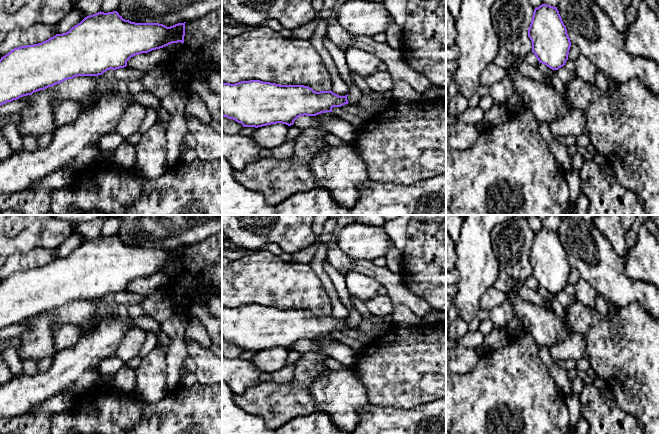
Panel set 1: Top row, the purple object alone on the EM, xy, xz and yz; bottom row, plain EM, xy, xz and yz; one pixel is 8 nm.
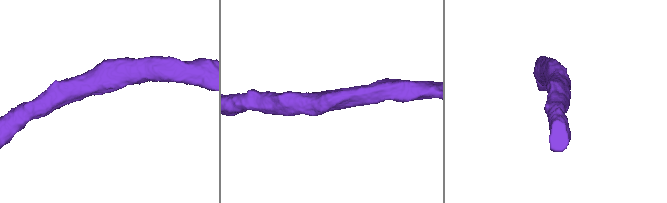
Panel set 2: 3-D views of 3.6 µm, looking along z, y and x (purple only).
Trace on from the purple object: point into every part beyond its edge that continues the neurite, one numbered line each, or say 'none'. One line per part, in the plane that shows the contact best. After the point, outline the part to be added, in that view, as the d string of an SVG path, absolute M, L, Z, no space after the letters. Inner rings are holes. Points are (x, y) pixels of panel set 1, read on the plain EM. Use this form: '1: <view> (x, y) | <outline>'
none

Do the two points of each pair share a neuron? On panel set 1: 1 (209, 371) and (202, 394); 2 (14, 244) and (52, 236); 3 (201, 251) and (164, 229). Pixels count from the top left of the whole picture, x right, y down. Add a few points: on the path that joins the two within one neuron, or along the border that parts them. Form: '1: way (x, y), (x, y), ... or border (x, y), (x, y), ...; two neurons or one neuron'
1: border (196, 381), (201, 384), (211, 385); two neurons
2: way (23, 236), (43, 236); one neuron
3: border (211, 235), (186, 246); two neurons

